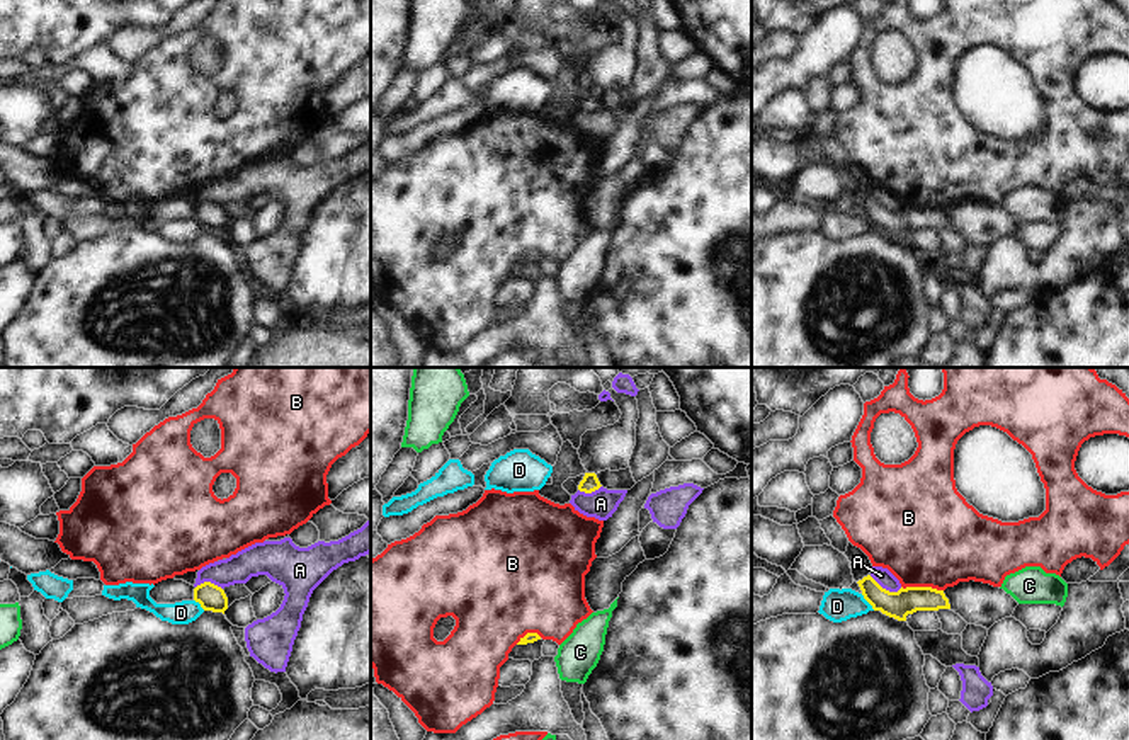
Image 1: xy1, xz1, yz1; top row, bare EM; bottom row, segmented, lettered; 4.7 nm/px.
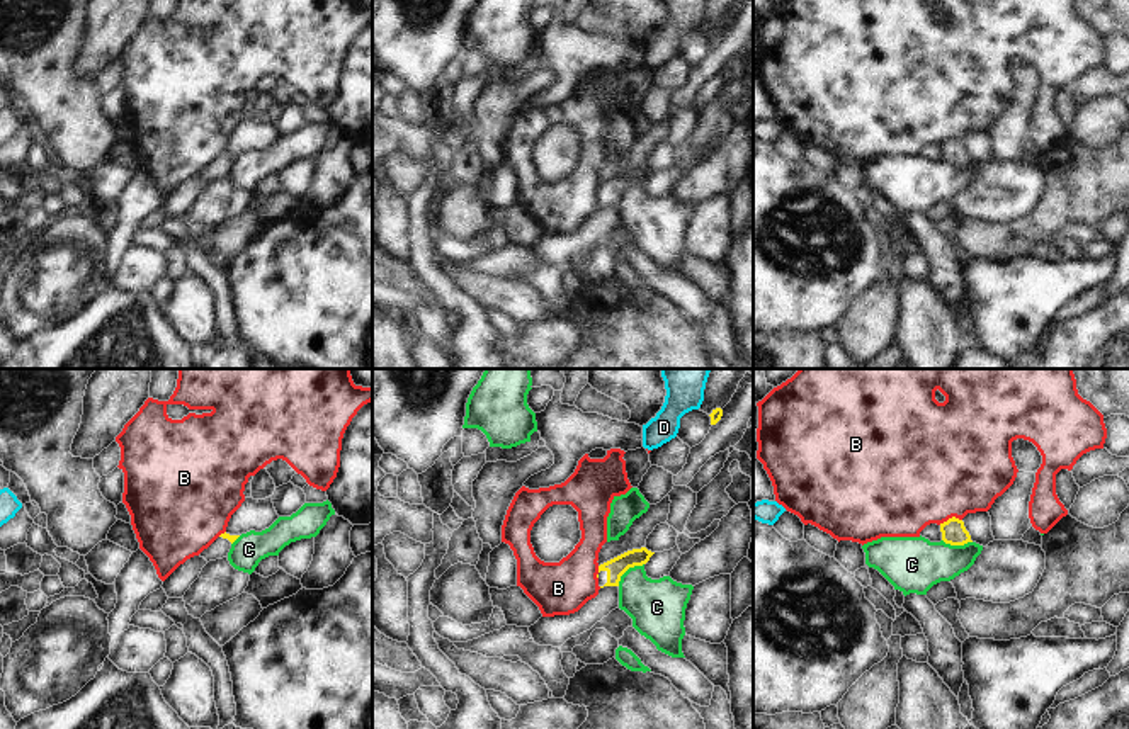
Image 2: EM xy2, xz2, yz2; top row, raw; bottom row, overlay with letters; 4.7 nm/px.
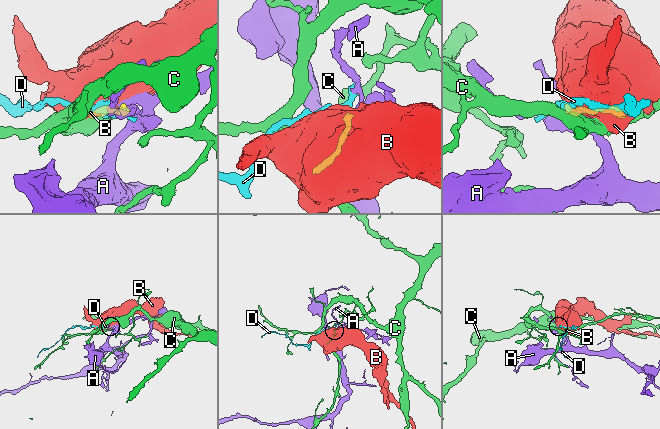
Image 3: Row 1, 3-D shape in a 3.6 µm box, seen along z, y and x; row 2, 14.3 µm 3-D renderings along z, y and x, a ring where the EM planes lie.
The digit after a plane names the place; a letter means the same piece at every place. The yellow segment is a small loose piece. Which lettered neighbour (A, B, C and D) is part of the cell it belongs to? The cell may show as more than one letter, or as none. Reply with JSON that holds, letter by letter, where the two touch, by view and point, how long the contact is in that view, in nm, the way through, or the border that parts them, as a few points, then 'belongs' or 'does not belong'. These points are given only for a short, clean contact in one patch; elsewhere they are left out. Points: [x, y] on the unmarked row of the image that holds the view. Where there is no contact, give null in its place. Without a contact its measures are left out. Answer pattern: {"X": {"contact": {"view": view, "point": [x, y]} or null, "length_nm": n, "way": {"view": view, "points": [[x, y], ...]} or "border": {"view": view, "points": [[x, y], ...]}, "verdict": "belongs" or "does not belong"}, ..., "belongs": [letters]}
{"A": {"contact": {"view": "yz1", "point": [885, 208]}, "length_nm": 170, "border": {"view": "yz1", "points": [[869, 194], [890, 210], [902, 206]]}, "verdict": "does not belong"}, "B": {"contact": {"view": "yz1", "point": [922, 206]}, "length_nm": 200, "verdict": "does not belong"}, "C": {"contact": {"view": "xz2", "point": [628, 187]}, "length_nm": 170, "border": {"view": "xz2", "points": [[643, 182], [629, 187], [618, 204]]}, "verdict": "does not belong"}, "D": {"contact": {"view": "yz1", "point": [868, 220]}, "length_nm": 100, "border": {"view": "yz1", "points": [[861, 213], [874, 228]]}, "verdict": "does not belong"}, "belongs": []}

